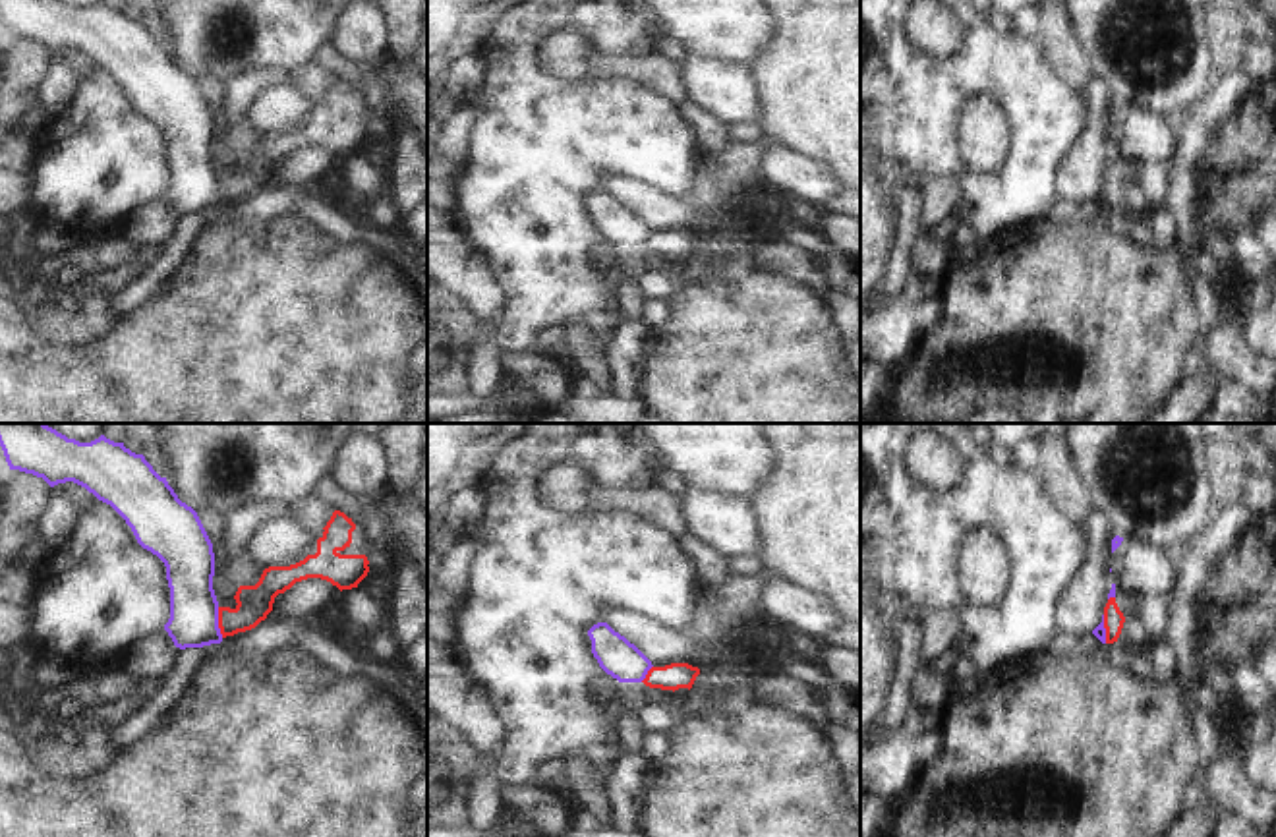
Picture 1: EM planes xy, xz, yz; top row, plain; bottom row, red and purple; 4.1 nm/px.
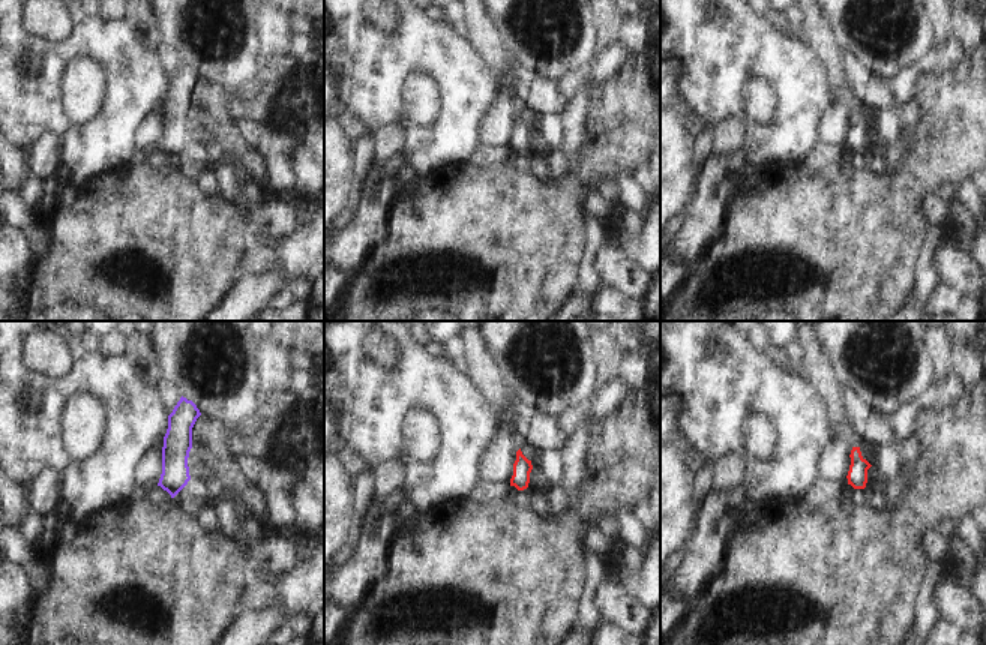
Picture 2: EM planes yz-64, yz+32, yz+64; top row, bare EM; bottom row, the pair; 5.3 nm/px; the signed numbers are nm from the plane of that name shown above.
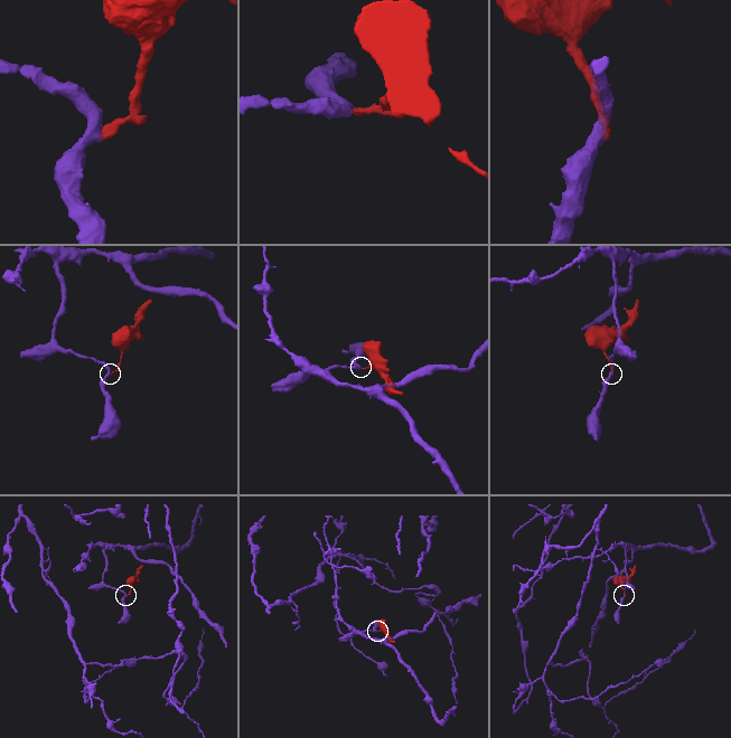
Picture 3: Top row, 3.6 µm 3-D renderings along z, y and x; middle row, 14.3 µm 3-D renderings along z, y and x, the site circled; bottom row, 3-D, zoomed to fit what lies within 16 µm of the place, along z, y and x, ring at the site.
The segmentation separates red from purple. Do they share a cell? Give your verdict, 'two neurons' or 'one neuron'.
two neurons

